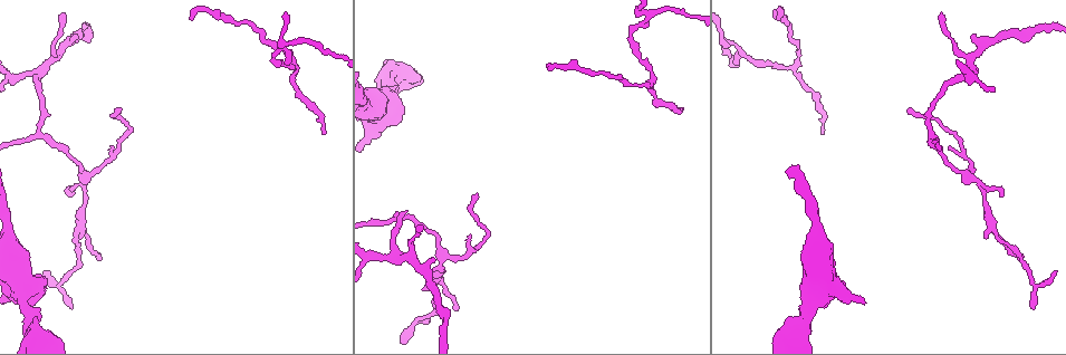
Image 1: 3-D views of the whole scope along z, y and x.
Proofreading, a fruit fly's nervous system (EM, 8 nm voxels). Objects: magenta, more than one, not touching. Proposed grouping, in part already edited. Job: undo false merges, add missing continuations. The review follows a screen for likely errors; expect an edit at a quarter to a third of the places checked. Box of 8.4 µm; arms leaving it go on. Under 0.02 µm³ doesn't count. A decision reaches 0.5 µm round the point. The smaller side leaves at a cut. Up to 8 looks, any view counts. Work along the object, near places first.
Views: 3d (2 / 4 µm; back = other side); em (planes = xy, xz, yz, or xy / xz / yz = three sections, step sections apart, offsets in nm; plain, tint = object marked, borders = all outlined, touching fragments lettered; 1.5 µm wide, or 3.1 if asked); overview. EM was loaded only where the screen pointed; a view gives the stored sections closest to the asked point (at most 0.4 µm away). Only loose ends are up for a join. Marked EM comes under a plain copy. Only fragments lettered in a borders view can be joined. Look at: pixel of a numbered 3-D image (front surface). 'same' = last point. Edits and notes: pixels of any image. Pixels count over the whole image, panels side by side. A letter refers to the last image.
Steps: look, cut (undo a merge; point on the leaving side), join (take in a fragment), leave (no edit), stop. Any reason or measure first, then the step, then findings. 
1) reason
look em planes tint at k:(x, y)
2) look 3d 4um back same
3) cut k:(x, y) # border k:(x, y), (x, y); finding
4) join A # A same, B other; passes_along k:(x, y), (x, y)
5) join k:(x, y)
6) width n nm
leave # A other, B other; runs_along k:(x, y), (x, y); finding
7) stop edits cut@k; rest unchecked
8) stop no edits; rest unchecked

tapers out
look em planes borders at 1:(823, 133)

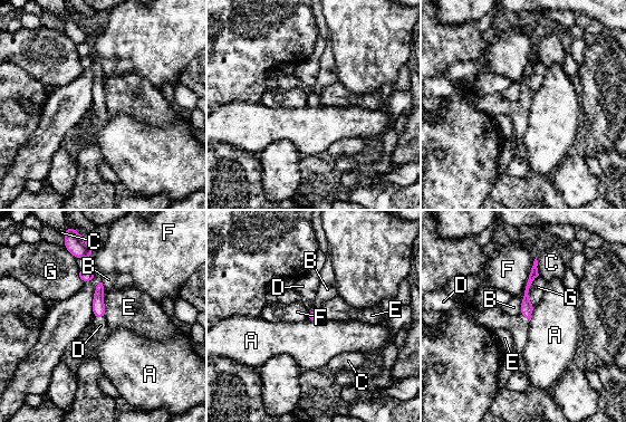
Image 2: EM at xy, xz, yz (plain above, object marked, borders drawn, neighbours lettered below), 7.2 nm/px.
longest_contact F 280 nm
join D # A other, B other, C other, D same, E other, F other, G other; passes_along 2:(98, 308), (99, 317), (100, 325); the neuron continues

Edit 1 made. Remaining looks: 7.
see it whole again
look overview

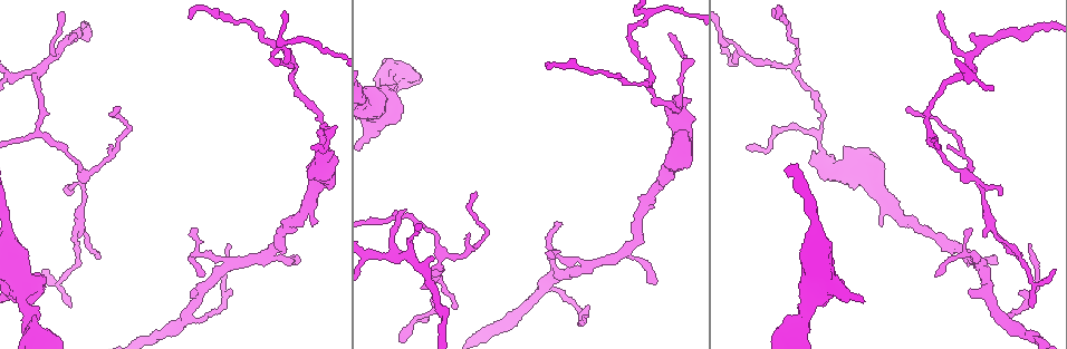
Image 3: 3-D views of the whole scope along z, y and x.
a narrow waist
look em xy step 4 borders at 3:(19, 295)

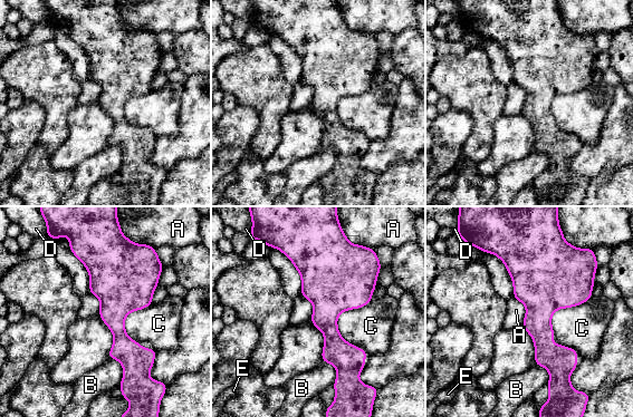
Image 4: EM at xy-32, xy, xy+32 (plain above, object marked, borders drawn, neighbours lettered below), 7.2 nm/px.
leave # A other, B other, C other, D other, E other; border 4:(512, 298), (526, 310), (521, 326); continuous, no second neuron

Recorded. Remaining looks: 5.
tapers out
look em planes borders at 3:(69, 194)

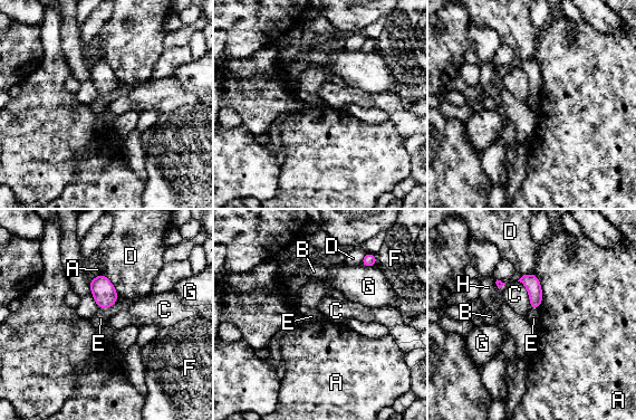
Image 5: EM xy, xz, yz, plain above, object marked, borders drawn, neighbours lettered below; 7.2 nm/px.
leave # A other, B other, C other, D other, E other, F other, G other, H other; border 5:(518, 280), (527, 290), (530, 308); none of them fits

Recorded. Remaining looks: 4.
stop edits join@2; rest unchecked

